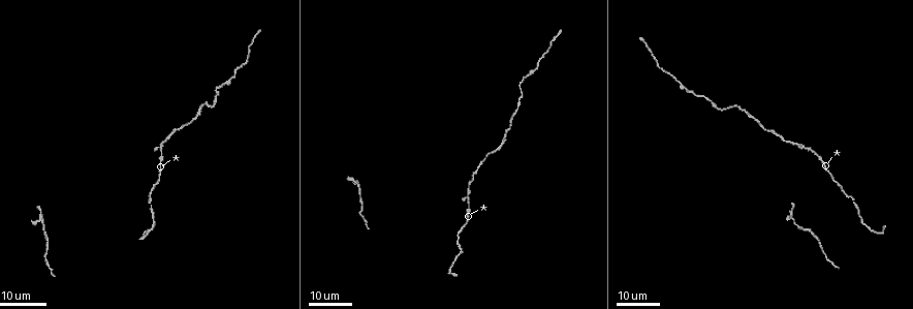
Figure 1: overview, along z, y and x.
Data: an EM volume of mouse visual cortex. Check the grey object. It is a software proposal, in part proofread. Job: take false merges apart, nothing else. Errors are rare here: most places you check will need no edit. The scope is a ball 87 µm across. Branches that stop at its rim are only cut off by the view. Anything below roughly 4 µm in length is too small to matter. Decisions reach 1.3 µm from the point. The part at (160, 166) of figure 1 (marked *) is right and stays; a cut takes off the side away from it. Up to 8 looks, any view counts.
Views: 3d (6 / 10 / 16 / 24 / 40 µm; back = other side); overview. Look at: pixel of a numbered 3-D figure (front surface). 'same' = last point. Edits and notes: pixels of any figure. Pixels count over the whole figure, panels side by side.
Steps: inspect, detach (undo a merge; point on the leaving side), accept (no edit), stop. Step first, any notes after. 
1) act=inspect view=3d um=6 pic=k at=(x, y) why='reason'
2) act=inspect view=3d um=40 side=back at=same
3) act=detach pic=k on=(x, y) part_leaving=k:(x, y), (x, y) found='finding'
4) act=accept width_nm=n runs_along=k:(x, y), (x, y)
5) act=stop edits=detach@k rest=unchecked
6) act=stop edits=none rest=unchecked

act=inspect view=3d um=16 pic=1 at=(469, 197) why='thick turns thin'

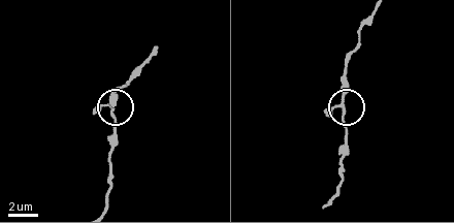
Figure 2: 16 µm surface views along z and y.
act=inspect view=3d um=10 pic=2 at=(340, 107)

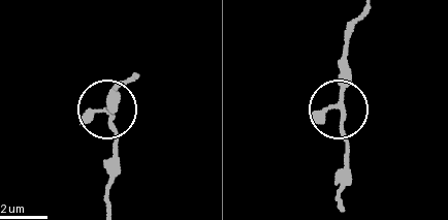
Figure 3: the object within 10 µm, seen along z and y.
act=accept runs_along=3:(340, 205), (346, 159), (340, 65), (346, 49) found='all the same neuron'

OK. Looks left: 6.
act=inspect view=3d um=16 pic=1 at=(656, 63) why='thick turns thin'

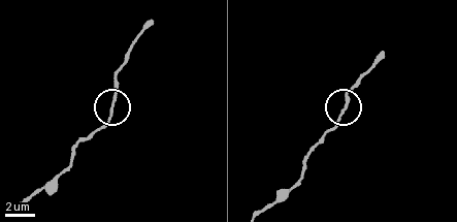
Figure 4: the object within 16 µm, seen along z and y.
act=inspect view=3d um=10 pic=4 at=(345, 111) why='closer look'

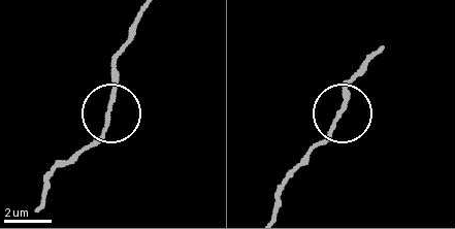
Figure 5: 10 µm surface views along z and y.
act=accept width_nm=170 runs_along=5:(40, 203), (45, 182), (105, 126), (112, 69) found='all the same neuron'

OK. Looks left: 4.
act=inspect view=3d um=24 pic=1 at=(232, 79) why='sudden change in width'

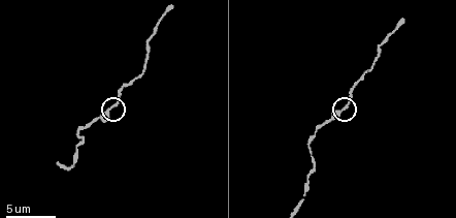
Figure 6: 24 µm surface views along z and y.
act=inspect view=3d um=6 pic=6 at=(341, 111)

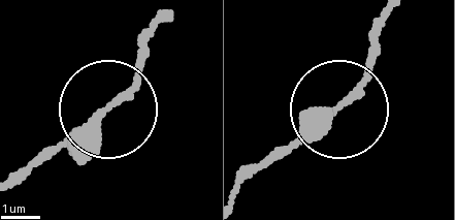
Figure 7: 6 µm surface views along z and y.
act=inspect view=3d um=6 side=back pic=7 at=(334, 112)

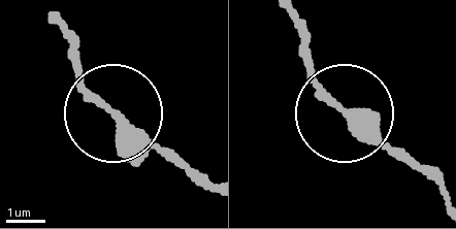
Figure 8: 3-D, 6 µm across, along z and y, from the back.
act=accept found='continuous, no second neuron'

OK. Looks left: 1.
act=stop edits=none rest=unchecked

